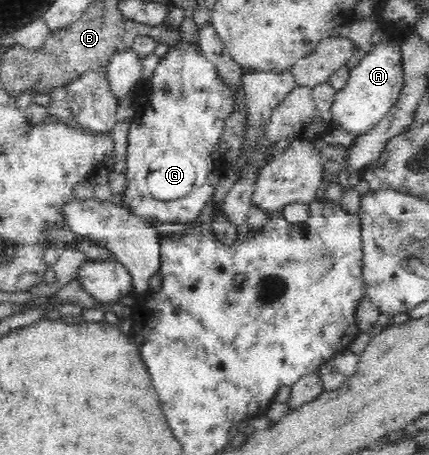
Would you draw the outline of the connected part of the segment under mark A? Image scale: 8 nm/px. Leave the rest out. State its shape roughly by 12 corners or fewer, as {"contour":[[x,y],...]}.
{"contour":[[383,39],[329,107],[332,125],[368,133],[404,89],[401,42]]}

